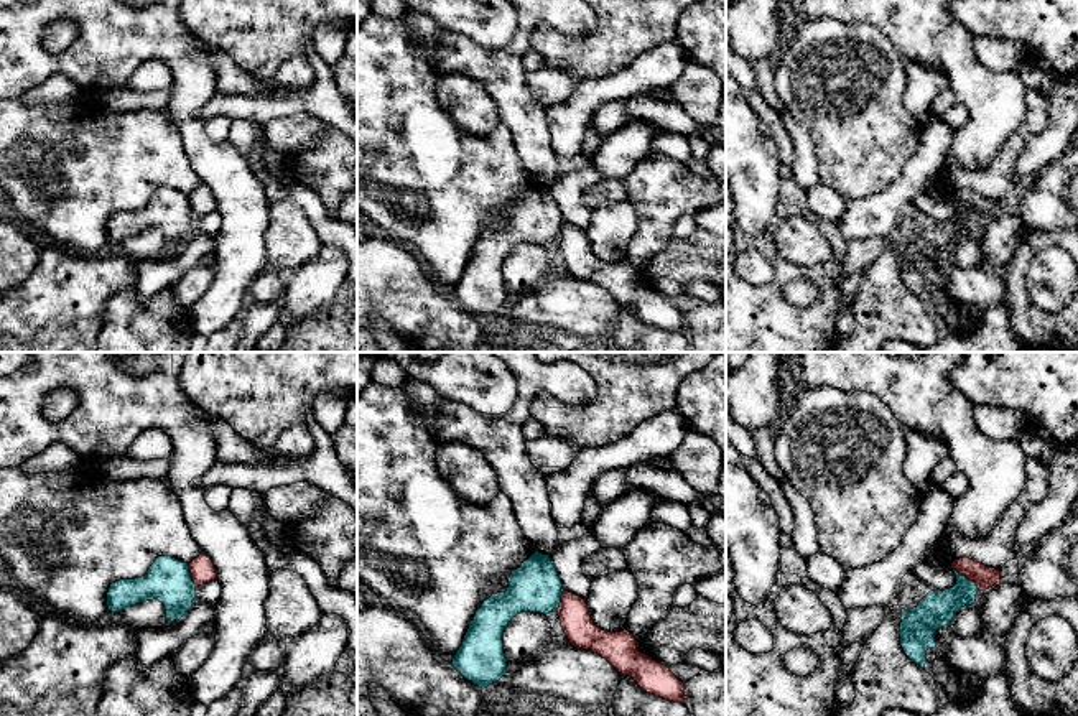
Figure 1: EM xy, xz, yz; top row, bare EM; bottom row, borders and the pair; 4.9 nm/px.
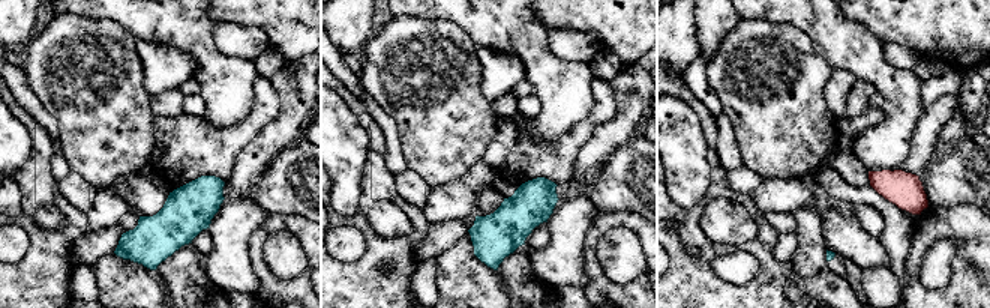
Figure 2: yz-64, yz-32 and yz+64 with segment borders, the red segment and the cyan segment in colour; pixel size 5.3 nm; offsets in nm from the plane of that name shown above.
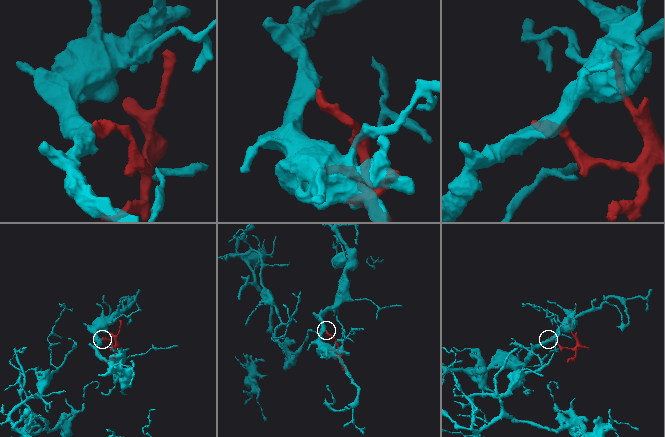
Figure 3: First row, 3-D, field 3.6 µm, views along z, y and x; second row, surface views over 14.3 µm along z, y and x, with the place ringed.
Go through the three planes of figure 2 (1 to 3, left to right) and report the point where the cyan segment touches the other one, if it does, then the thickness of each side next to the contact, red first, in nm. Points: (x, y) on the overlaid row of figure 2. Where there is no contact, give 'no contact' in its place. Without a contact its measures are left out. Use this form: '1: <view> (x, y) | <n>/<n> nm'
1: no contact
2: no contact
3: no contact

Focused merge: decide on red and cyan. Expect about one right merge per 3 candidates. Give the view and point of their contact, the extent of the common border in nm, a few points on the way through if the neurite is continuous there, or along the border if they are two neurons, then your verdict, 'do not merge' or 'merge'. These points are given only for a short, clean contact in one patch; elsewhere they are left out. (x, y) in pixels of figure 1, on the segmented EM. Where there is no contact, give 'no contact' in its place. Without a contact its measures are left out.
contact yz (968, 578); length 170 nm; border yz (953, 568), (971, 580), (980, 590); do not merge

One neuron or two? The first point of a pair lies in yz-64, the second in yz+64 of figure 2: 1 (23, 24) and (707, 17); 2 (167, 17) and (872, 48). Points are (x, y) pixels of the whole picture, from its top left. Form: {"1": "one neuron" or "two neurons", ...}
{"1": "two neurons", "2": "one neuron"}

